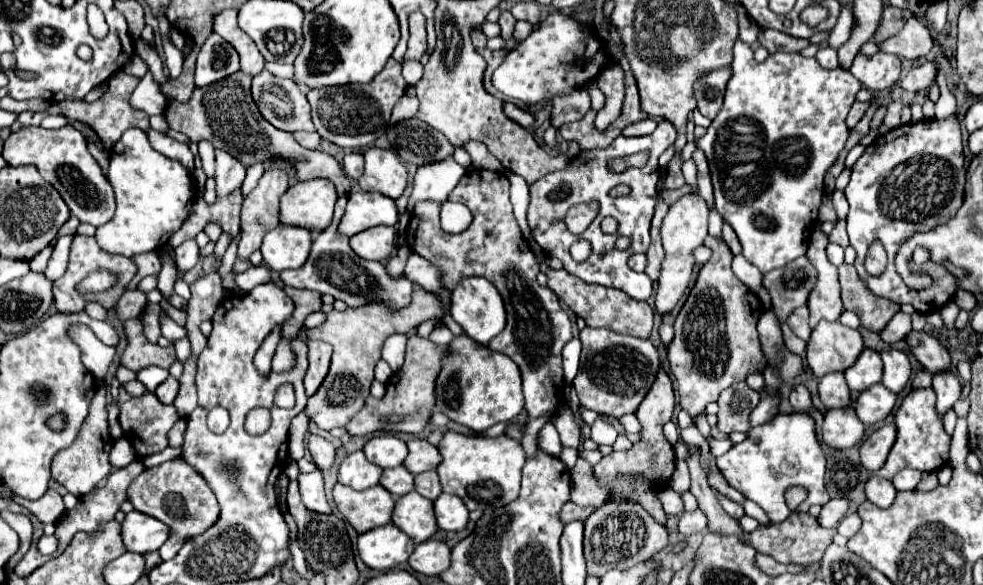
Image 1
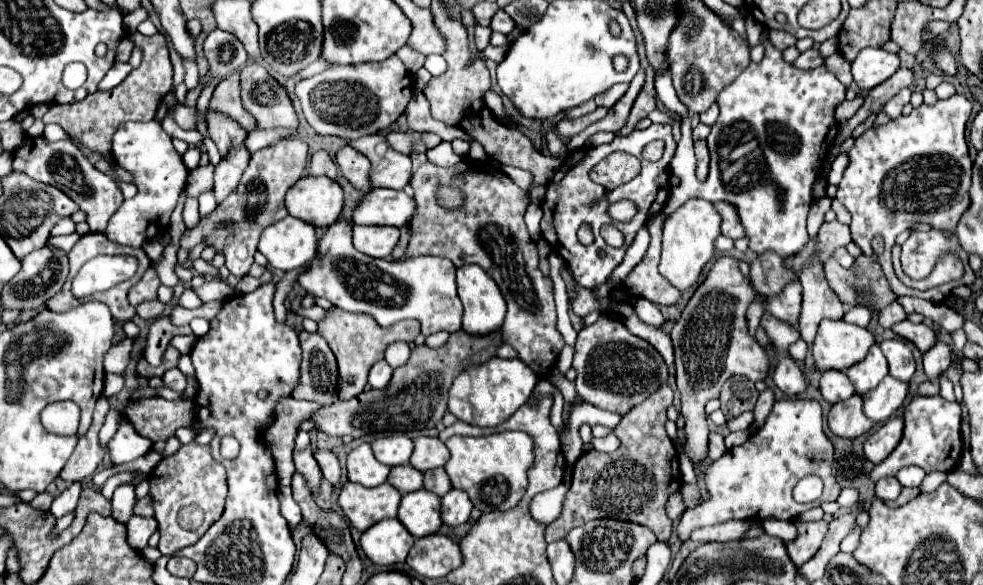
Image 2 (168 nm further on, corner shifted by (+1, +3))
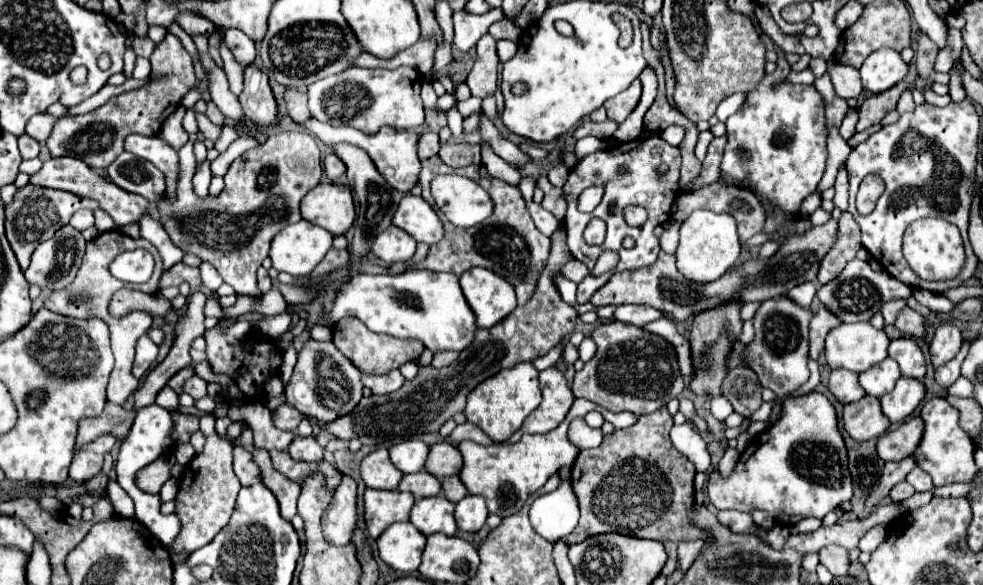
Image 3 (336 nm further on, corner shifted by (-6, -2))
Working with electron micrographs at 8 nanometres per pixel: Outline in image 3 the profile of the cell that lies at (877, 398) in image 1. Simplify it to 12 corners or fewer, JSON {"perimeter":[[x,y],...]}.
{"perimeter":[[901,377],[881,397],[891,423],[905,421],[925,397],[925,385]]}

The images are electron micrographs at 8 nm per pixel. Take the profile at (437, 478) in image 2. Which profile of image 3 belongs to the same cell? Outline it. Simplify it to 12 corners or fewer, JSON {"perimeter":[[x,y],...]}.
{"perimeter":[[457,475],[443,477],[441,493],[451,503],[467,495]]}

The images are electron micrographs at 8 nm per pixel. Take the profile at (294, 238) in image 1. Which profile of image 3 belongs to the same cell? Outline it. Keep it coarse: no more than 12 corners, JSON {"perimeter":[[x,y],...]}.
{"perimeter":[[305,219],[271,241],[277,271],[309,275],[333,235]]}

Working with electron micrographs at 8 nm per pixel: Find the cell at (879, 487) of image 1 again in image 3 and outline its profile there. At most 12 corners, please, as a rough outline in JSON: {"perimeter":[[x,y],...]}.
{"perimeter":[[907,481],[891,489],[891,501],[909,499],[915,489]]}

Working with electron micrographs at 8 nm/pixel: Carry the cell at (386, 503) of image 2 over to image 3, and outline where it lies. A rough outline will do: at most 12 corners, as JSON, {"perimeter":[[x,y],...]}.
{"perimeter":[[367,489],[363,515],[377,539],[391,523],[409,519],[411,493]]}

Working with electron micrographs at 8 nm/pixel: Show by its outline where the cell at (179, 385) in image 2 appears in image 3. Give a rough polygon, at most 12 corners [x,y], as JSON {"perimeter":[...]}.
{"perimeter":[[193,375],[185,381],[183,391],[193,399],[207,395],[207,383]]}

